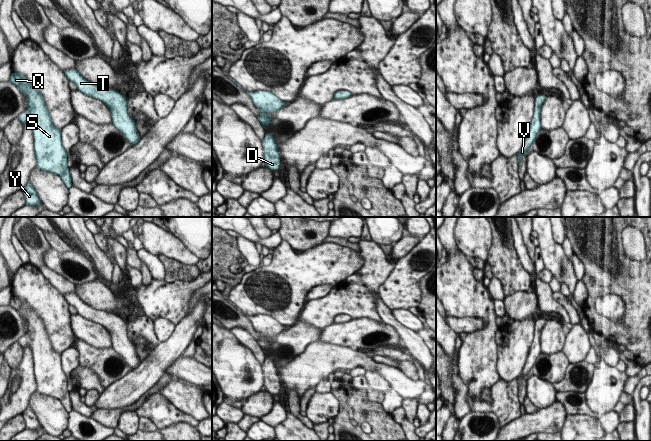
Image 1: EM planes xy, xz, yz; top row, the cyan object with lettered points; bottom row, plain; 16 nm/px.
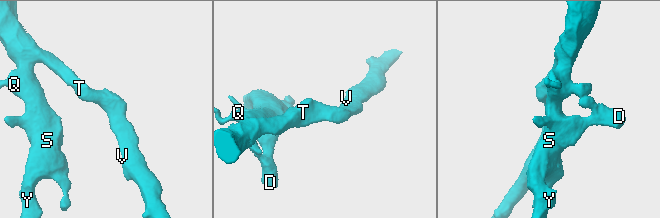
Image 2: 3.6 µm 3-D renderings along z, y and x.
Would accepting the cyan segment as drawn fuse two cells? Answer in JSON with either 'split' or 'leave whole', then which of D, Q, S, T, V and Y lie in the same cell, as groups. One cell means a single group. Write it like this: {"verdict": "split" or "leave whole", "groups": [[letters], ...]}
{"verdict": "leave whole", "groups": [["D", "Q", "S", "T", "V", "Y"]]}

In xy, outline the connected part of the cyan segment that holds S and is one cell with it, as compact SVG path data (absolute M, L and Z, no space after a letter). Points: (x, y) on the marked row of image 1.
M14 72L9 81L23 92L28 100L27 109L17 118L22 124L30 124L32 127L35 168L58 175L69 189L72 183L67 167L67 153L62 146L62 130L53 125L42 94L26 76Z

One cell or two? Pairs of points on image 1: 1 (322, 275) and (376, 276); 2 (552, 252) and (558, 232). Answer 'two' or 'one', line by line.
1: two
2: two

